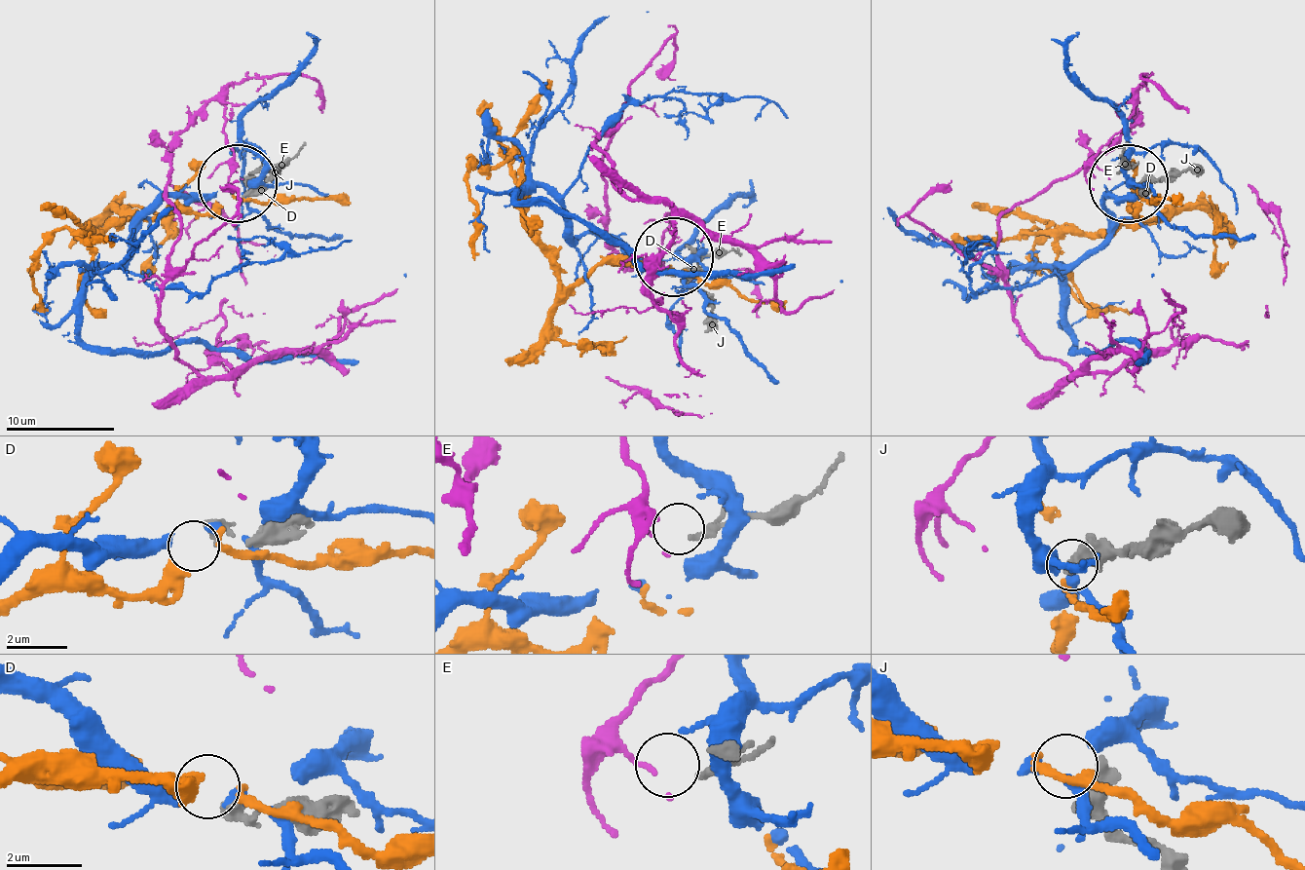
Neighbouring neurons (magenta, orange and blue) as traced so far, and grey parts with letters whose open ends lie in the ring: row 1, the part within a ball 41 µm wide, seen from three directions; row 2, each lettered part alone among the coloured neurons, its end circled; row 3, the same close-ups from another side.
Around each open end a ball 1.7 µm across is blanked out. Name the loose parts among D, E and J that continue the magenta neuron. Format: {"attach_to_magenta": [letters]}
{"attach_to_magenta": []}

